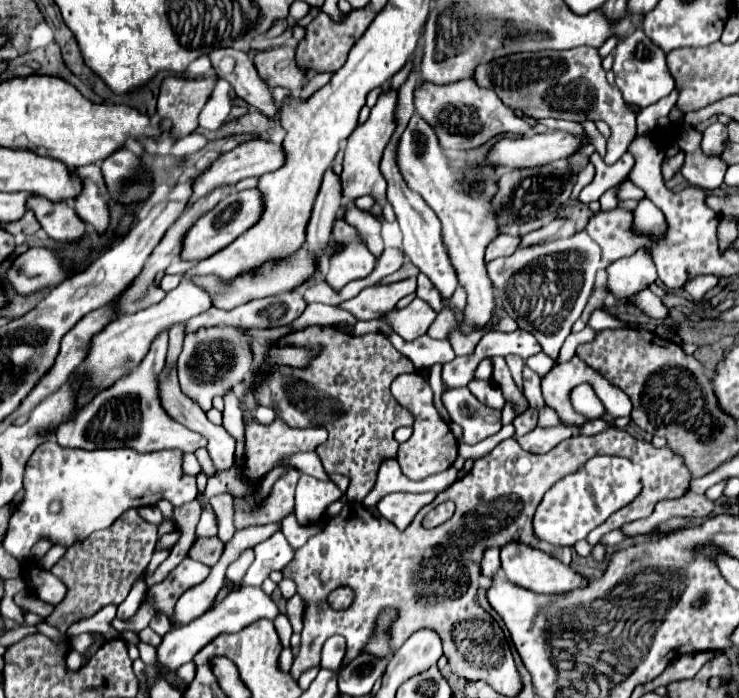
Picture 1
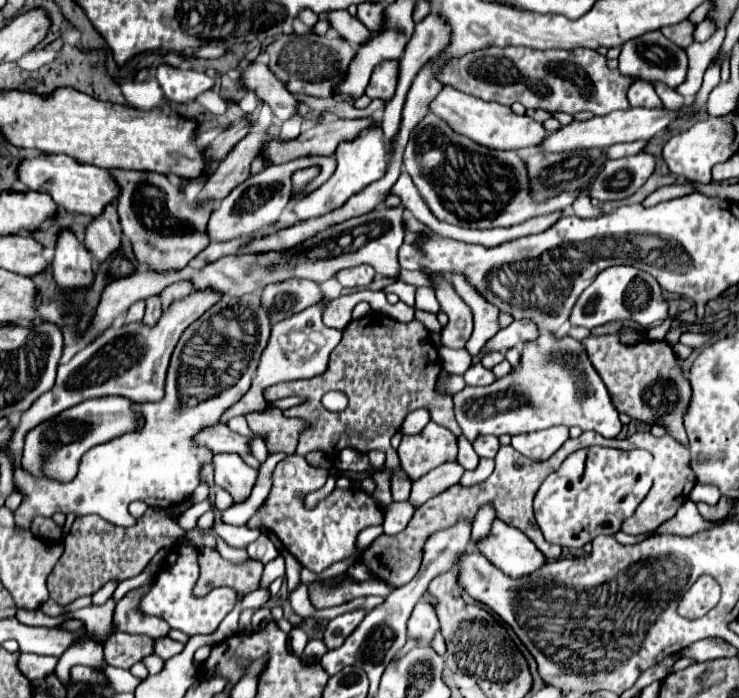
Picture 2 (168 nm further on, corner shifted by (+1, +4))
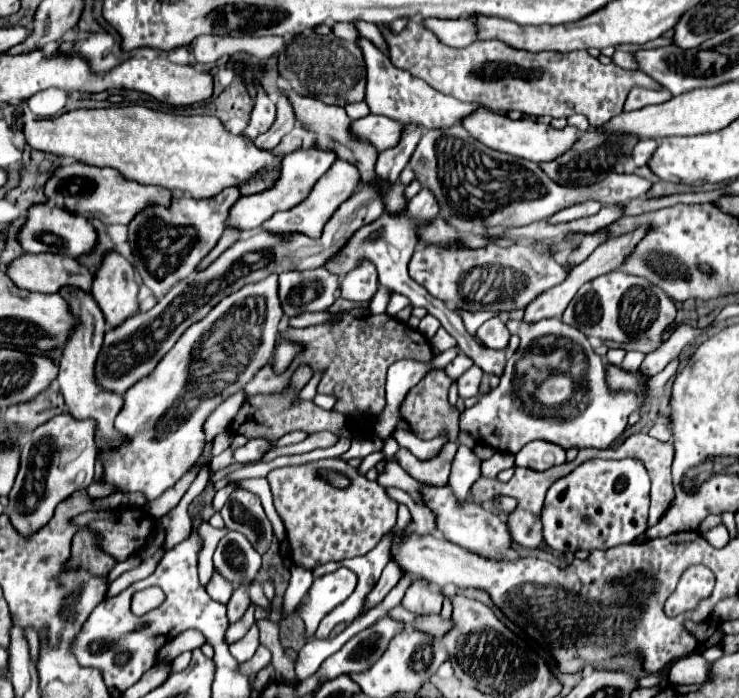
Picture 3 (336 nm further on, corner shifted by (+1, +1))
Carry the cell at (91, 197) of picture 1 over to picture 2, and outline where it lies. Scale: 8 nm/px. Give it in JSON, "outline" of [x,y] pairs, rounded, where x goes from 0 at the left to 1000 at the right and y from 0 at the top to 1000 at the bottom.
{"outline":[[[153,292],[137,304],[137,309],[126,312],[115,330],[115,352],[126,361],[131,372],[142,372],[150,361],[164,352],[164,327],[158,301]]]}

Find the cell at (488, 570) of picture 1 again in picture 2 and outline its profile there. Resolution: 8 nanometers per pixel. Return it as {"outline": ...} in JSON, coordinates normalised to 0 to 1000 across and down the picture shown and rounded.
{"outline":[[[656,725],[645,736],[645,742],[640,748],[640,759],[637,759],[637,779],[640,782],[645,774],[656,774],[656,768],[662,768],[662,754],[667,751],[667,745],[670,745],[670,734],[664,725]]]}

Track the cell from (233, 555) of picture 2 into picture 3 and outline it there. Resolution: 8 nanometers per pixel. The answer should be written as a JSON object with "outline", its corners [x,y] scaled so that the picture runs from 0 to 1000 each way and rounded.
{"outline":[[[349,831],[342,832],[337,840],[337,851],[340,861],[342,861],[346,868],[359,871],[361,877],[365,875],[368,864],[360,857],[356,848],[356,840]]]}

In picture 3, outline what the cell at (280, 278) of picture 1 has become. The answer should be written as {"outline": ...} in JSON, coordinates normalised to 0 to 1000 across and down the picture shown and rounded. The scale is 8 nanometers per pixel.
{"outline":[[[570,271],[570,274],[553,288],[553,294],[551,294],[551,299],[548,299],[545,308],[516,308],[516,311],[507,314],[505,319],[488,325],[488,328],[472,342],[472,348],[461,357],[461,362],[459,362],[451,374],[445,374],[445,377],[440,380],[440,385],[445,385],[445,388],[453,391],[453,394],[467,394],[467,391],[472,391],[478,383],[483,383],[488,371],[499,371],[499,374],[510,383],[510,388],[513,388],[513,405],[516,405],[516,408],[532,414],[535,420],[548,423],[548,426],[556,431],[559,440],[575,440],[575,443],[578,443],[586,454],[591,454],[594,463],[618,486],[618,497],[621,497],[632,511],[637,511],[640,520],[643,520],[645,526],[651,526],[651,532],[654,532],[656,537],[673,537],[673,540],[678,540],[678,537],[681,537],[681,529],[683,529],[683,517],[686,517],[686,514],[683,514],[683,506],[681,506],[681,503],[667,503],[667,500],[651,497],[651,494],[632,477],[632,471],[629,471],[629,466],[627,466],[627,457],[624,457],[624,451],[621,451],[618,446],[602,440],[602,434],[597,434],[594,428],[586,428],[586,426],[575,417],[575,411],[570,411],[567,405],[562,405],[562,403],[551,394],[551,377],[553,377],[556,365],[562,362],[562,354],[567,351],[567,345],[564,345],[564,325],[567,325],[570,319],[572,319],[572,322],[581,319],[581,314],[589,314],[591,305],[594,305],[594,297],[591,297],[589,279],[586,279],[583,274]]]}

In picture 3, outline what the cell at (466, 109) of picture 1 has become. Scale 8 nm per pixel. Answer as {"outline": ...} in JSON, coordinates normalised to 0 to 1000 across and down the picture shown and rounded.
{"outline":[[[651,153],[643,162],[637,162],[635,168],[627,170],[624,176],[645,202],[651,202],[654,208],[662,208],[670,216],[678,219],[689,219],[694,225],[705,225],[705,228],[716,228],[724,234],[737,234],[737,231],[748,231],[756,222],[762,222],[765,216],[770,216],[770,211],[775,211],[775,205],[783,196],[783,185],[781,182],[765,182],[765,185],[748,185],[746,179],[735,179],[719,170],[705,170],[705,173],[694,173],[686,165],[670,165],[667,159]]]}

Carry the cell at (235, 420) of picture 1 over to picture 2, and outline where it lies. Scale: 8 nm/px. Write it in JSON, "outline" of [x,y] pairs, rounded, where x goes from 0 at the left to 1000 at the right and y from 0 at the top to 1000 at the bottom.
{"outline":[[[337,628],[337,645],[340,650],[350,659],[350,662],[359,662],[361,656],[361,642],[359,642],[359,633],[353,628]]]}

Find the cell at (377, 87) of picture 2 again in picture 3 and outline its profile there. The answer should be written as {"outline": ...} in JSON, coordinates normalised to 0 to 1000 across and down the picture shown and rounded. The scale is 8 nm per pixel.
{"outline":[[[486,56],[486,67],[491,70],[491,82],[494,82],[494,93],[497,93],[494,145],[502,156],[502,162],[521,165],[545,179],[567,179],[581,188],[581,185],[613,182],[613,179],[624,176],[624,170],[629,170],[629,165],[637,165],[640,159],[648,156],[645,148],[624,148],[613,139],[605,139],[605,136],[589,130],[586,125],[578,125],[578,119],[570,119],[570,113],[559,113],[551,102],[532,96],[526,82],[518,79],[502,59]]]}

